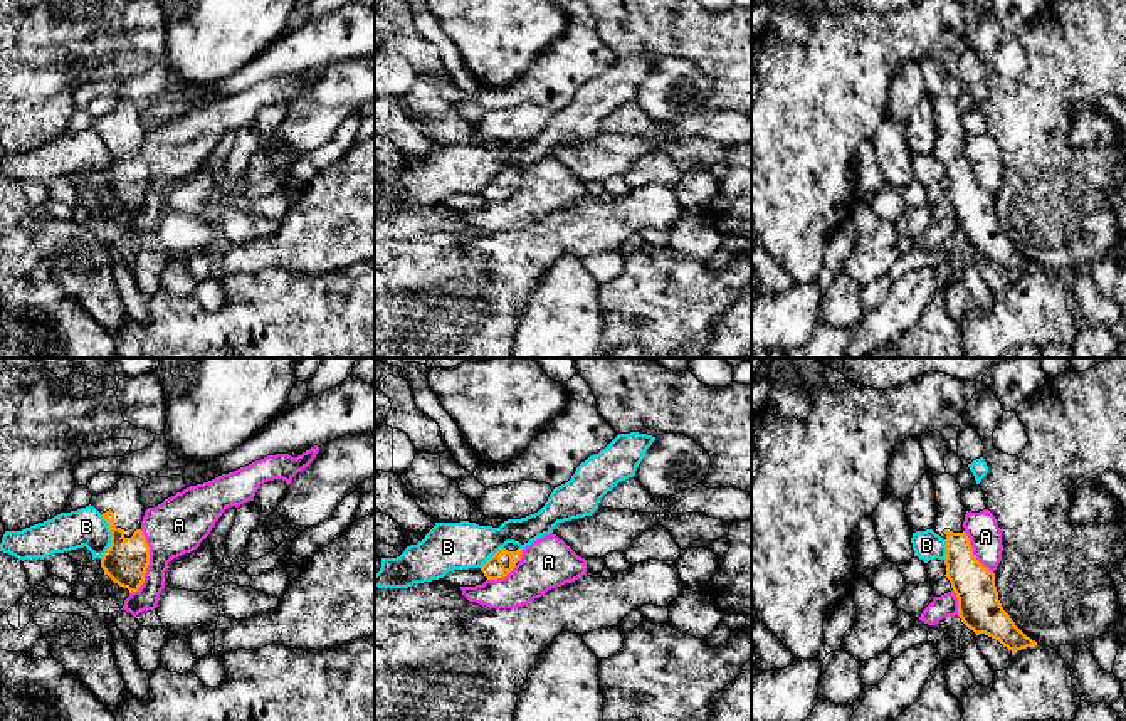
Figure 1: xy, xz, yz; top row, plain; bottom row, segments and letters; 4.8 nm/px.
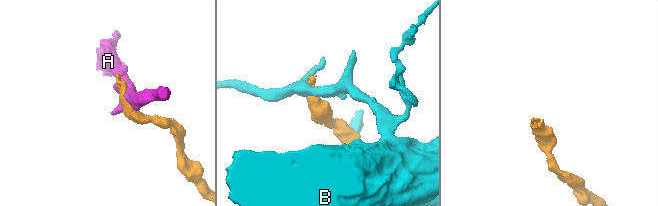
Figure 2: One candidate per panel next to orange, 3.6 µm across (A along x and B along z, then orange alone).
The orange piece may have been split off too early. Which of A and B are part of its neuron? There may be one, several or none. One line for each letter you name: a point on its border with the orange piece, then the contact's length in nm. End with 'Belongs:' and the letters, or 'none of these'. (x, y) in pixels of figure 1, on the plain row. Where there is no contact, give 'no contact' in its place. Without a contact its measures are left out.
Belongs: none of these

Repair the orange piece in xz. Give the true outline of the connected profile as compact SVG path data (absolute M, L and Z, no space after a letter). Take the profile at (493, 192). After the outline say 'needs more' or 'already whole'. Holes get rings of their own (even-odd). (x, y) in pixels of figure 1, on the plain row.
M508 166L481 190L481 195L487 203L504 202L519 187L521 178L523 178L523 171L519 171L518 168Z; needs more

